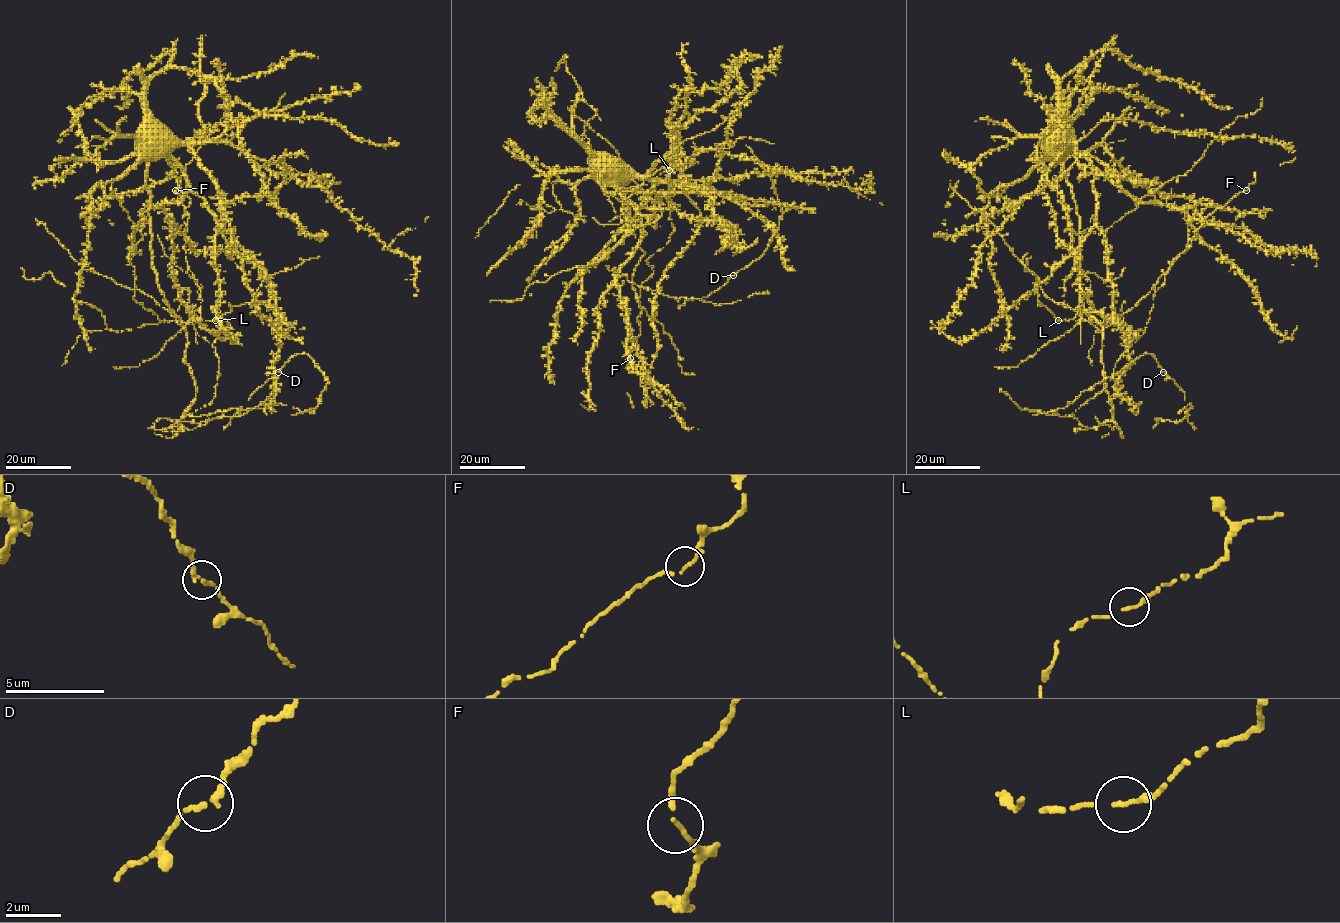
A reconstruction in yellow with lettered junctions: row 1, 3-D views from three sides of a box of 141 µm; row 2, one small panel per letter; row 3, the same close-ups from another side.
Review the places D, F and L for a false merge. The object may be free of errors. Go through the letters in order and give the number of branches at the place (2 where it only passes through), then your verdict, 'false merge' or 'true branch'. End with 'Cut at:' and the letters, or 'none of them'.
D: 2 branches meet; true branch
F: 2 branches meet; true branch
L: 2 branches meet; true branch
Cut at: none of them

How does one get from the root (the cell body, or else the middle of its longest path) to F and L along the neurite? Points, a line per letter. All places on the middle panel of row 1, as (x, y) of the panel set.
F: (605, 161), (603, 190), (650, 217), (635, 224), (622, 202), (644, 184), (674, 226), (646, 259), (630, 358)
L: (605, 161), (607, 156), (603, 190), (619, 193), (636, 208), (646, 202), (645, 193), (657, 176), (670, 170)

